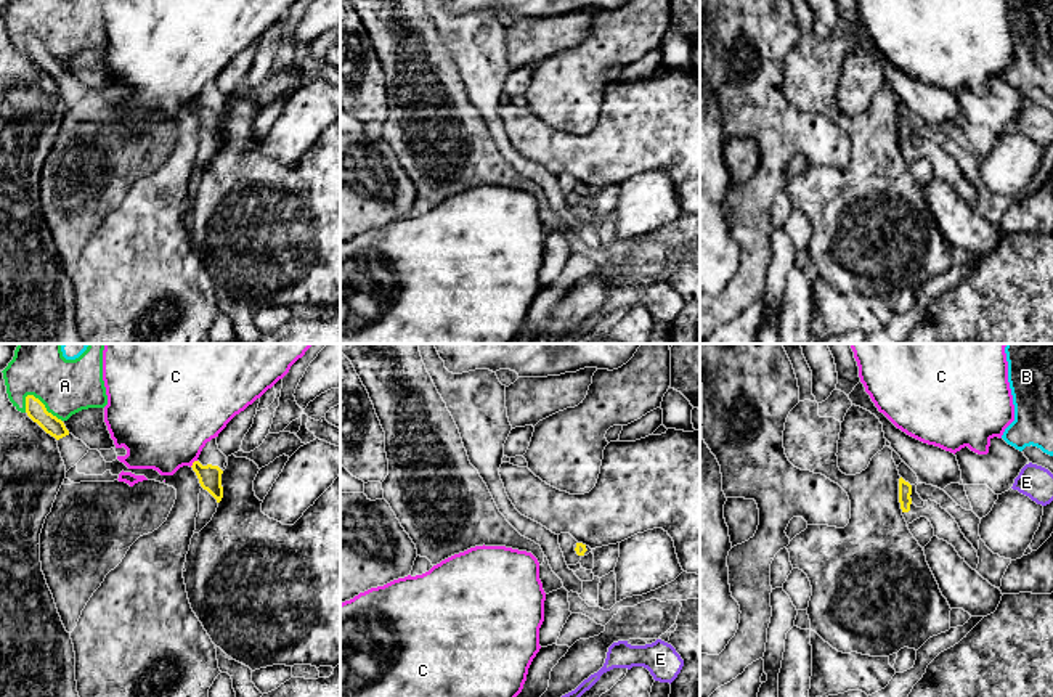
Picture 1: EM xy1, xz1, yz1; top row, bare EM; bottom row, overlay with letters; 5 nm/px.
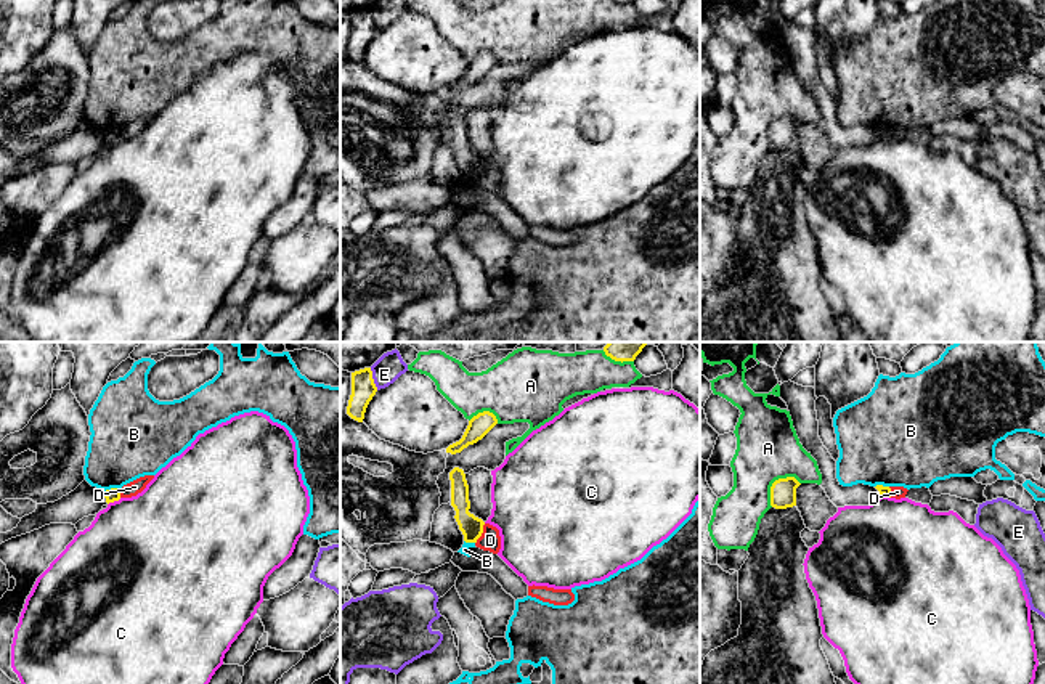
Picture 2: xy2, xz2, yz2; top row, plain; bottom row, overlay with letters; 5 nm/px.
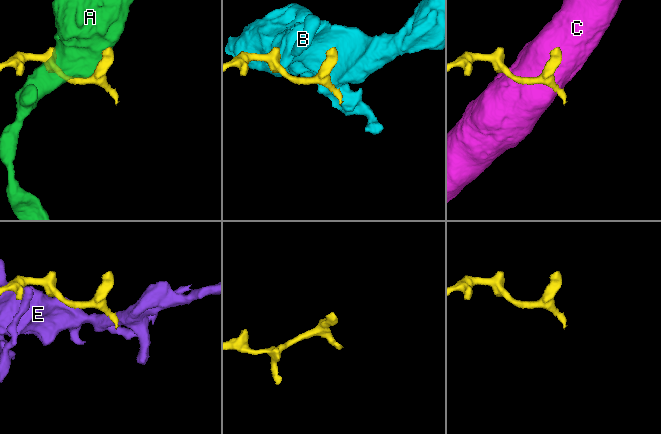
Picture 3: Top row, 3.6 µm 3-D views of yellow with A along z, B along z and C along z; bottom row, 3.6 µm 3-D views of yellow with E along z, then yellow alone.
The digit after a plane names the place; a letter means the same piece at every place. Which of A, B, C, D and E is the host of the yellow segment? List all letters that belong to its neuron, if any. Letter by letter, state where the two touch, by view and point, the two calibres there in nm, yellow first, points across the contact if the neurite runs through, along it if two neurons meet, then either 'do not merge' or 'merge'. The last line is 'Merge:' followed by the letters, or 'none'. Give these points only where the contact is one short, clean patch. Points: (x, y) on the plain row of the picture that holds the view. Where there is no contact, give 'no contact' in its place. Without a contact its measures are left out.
A: xy1 (44, 45) | 100/280 nm | do not merge
B: xy2 (111, 129) | 70/380 nm | along xy2 (119, 127), (111, 127), (105, 132) | do not merge
C: xy2 (114, 140) | 70/480 nm | do not merge
D: xz2 (480, 174) | 110/110 nm | along xz2 (485, 164), (475, 183) | do not merge
E: xz2 (373, 20) | 120/130 nm | along xz2 (370, 8), (378, 29) | do not merge
Merge: none

